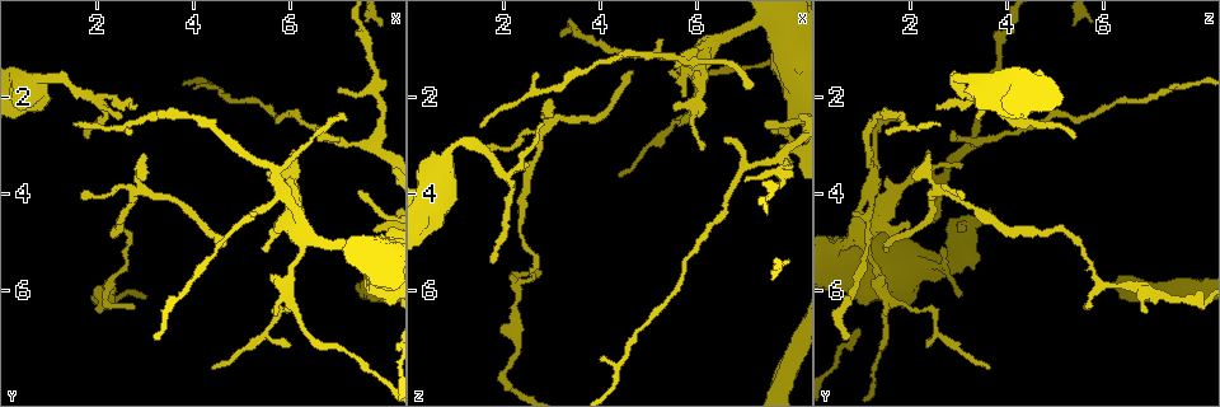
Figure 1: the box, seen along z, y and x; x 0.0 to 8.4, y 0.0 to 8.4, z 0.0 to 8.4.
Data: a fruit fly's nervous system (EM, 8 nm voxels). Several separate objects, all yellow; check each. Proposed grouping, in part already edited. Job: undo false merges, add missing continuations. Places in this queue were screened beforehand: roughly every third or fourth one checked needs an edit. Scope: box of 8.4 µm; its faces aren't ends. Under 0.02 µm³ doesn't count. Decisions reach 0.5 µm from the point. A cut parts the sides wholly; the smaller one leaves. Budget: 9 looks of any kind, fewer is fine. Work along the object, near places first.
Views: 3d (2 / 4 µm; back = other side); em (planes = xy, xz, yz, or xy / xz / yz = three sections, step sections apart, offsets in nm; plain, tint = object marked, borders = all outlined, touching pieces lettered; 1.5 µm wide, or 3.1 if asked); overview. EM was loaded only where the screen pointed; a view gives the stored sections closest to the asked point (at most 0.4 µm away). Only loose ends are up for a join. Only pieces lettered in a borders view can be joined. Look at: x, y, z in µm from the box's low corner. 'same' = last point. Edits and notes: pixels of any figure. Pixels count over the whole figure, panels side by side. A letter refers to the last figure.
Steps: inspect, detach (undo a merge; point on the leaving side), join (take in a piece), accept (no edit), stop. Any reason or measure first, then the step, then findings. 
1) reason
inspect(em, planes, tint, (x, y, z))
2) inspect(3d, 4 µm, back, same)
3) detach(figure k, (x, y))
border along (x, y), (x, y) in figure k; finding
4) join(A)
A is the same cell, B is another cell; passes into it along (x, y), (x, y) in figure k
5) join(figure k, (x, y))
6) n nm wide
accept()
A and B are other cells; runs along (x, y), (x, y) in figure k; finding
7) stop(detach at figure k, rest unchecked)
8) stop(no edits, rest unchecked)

thin end
inspect(em, planes, borders, (1.80, 2.80, 5.35))

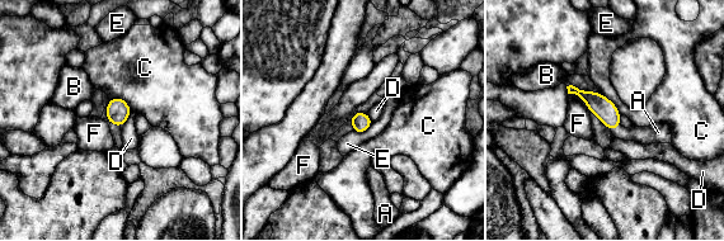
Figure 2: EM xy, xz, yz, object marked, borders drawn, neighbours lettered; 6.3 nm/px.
120 nm wide
join(A)
A is the same cell, B, C, D, E and F are other cells; passes into it along (605, 109), (615, 128), (653, 133) in figure 2; the neuron continues

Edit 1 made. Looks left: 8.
see it whole again
inspect(overview)

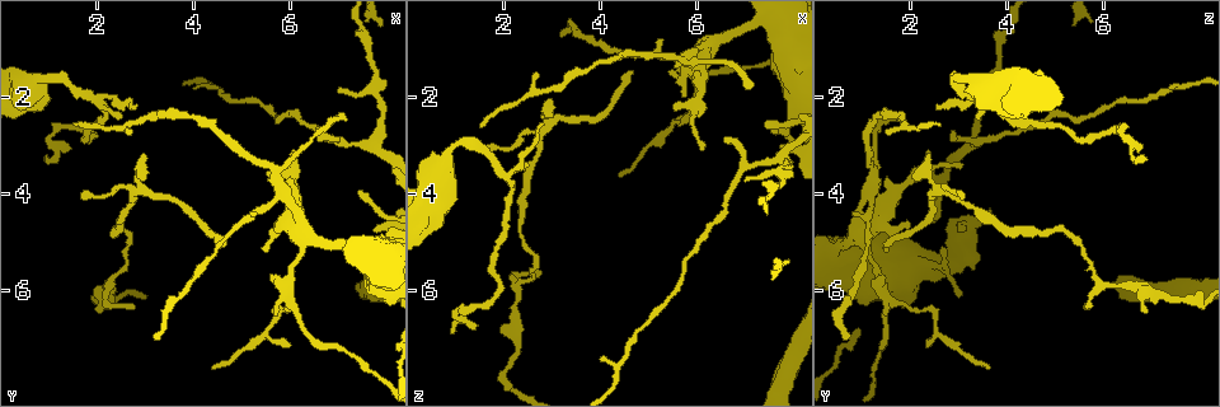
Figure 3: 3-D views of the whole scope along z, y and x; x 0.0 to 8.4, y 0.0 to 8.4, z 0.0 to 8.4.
tapers out
inspect(3d, 2 µm, (1.75, 4.05, 3.00))

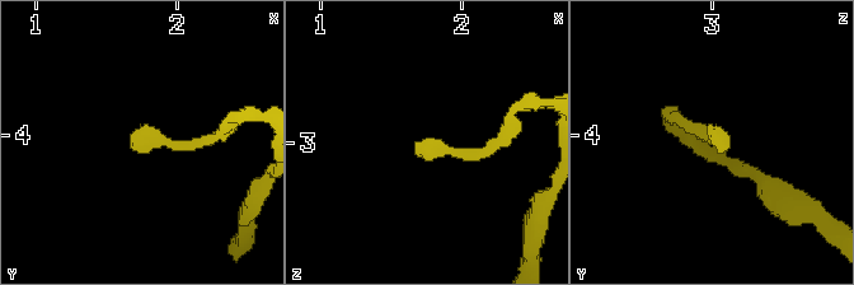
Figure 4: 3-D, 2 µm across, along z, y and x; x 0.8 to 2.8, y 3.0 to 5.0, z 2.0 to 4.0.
shape alone is not enough
inspect(em, planes, borders, (1.70, 4.06, 3.02))

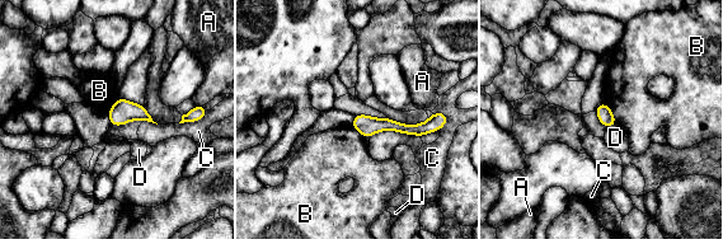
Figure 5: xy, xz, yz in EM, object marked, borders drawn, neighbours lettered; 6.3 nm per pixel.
accept()
A, B, C and D are other cells; runs along (356, 122), (403, 129), (433, 125) in figure 5; none of them fits

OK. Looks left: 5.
free end
inspect(3d, 4 µm, (2.50, 2.45, 3.40))

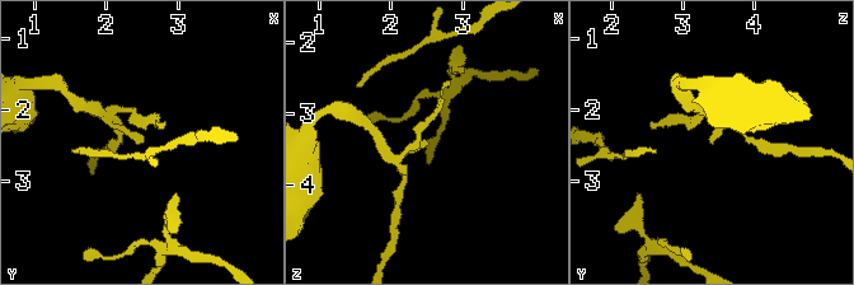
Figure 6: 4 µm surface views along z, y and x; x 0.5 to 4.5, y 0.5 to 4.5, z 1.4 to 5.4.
shape alone is not enough
inspect(em, planes, borders, (2.50, 2.45, 3.35))

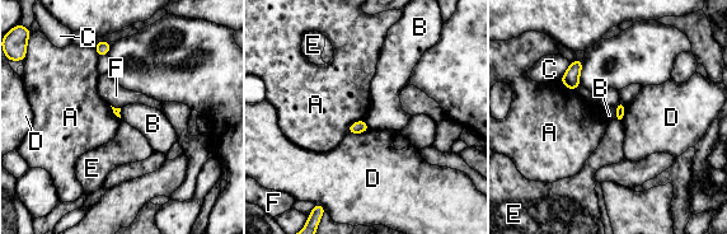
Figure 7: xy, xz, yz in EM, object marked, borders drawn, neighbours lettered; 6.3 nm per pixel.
accept()
A, B, C, D, E and F are other cells; border along (614, 107), (618, 118) in figure 7; none of them fits

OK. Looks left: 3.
free end
inspect(3d, 4 µm, (6.10, 3.35, 3.05))

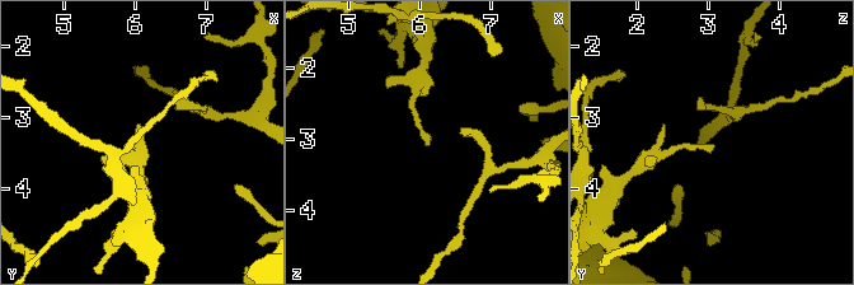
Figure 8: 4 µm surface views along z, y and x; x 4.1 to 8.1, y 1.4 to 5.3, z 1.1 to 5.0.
inspect(em, planes, borders, (6.15, 3.40, 3.10))

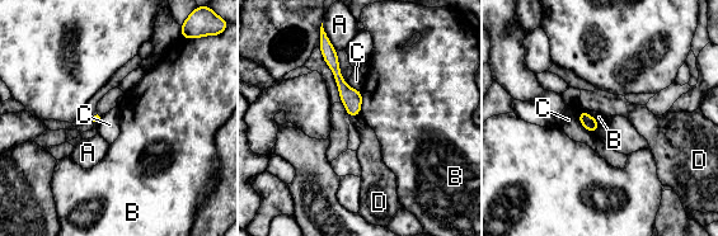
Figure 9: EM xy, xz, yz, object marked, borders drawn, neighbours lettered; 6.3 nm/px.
accept()
A, B, C and D are other cells; runs along (328, 48), (352, 113) in figure 9; none of them fits

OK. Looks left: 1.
stop(join at figure 2, rest unchecked)

